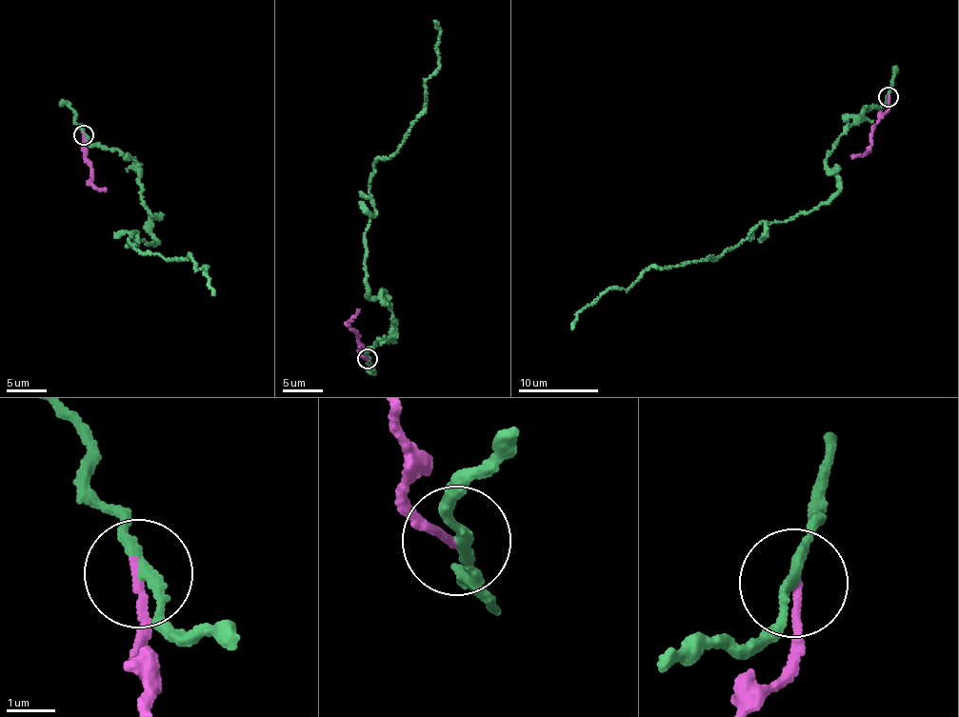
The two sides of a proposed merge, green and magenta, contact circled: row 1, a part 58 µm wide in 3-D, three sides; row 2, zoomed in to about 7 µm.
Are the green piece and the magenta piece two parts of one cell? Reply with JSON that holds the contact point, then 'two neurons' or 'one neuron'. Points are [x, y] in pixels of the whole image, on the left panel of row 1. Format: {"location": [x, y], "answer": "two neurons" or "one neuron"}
{"location": [84, 135], "answer": "two neurons"}

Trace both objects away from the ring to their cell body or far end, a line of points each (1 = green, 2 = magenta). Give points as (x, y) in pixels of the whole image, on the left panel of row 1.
1: (83, 135), (132, 160), (155, 239), (135, 230), (129, 242), (206, 266), (214, 295)
2: (83, 135), (83, 149), (90, 168), (90, 182), (99, 189), (106, 189)

